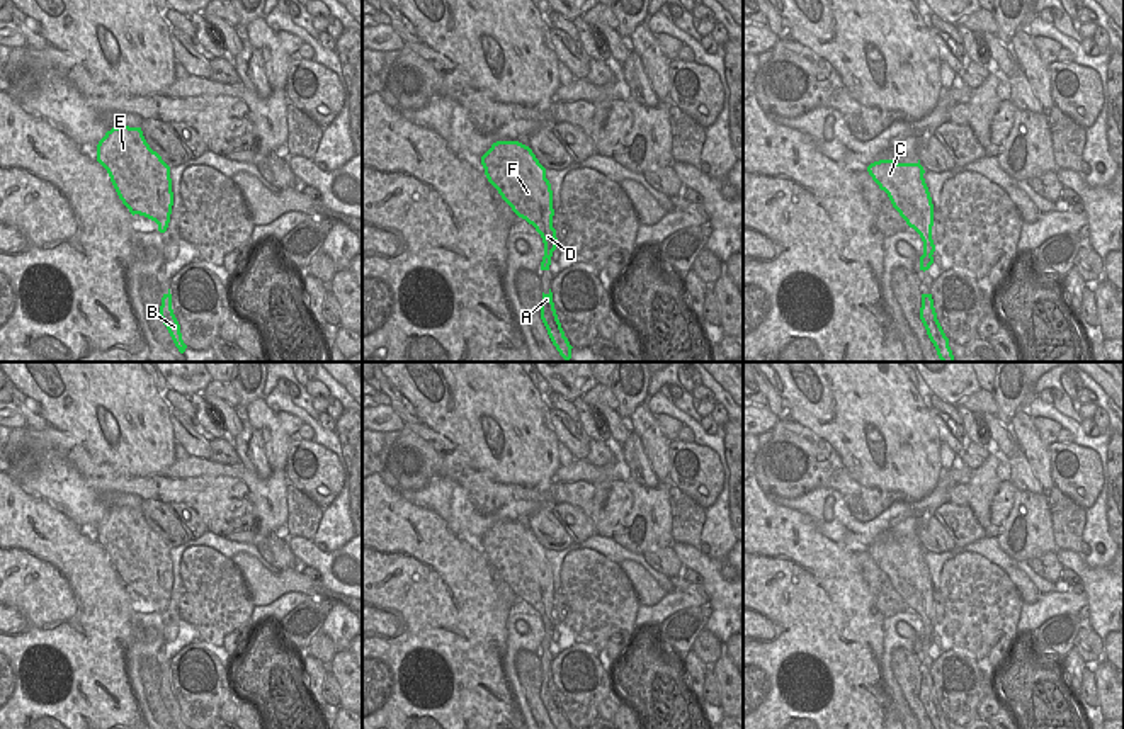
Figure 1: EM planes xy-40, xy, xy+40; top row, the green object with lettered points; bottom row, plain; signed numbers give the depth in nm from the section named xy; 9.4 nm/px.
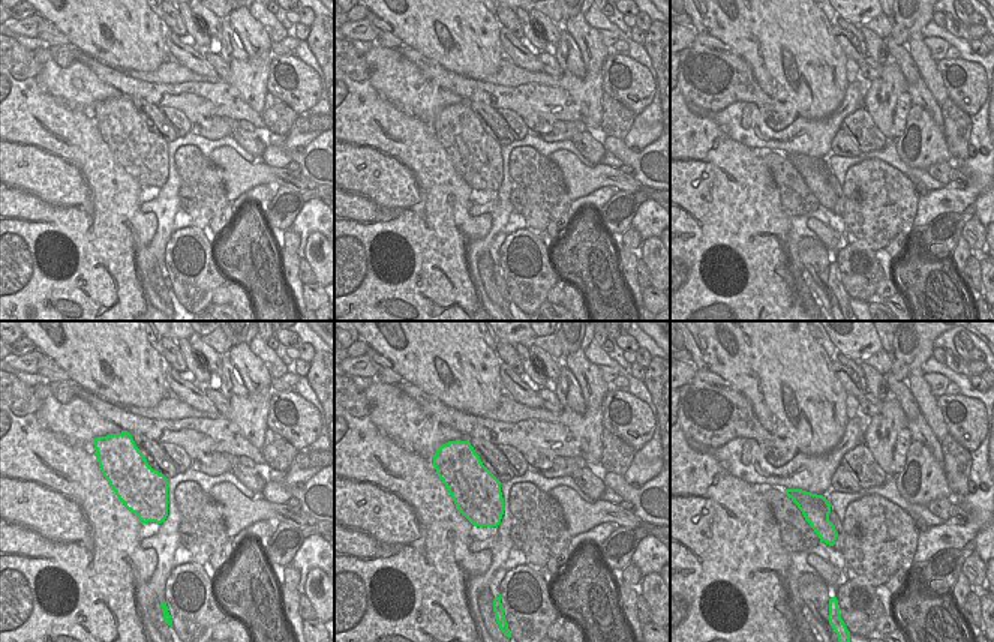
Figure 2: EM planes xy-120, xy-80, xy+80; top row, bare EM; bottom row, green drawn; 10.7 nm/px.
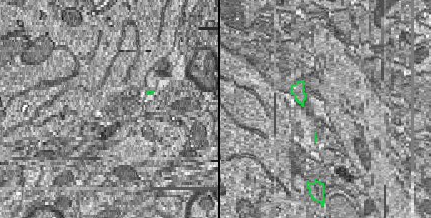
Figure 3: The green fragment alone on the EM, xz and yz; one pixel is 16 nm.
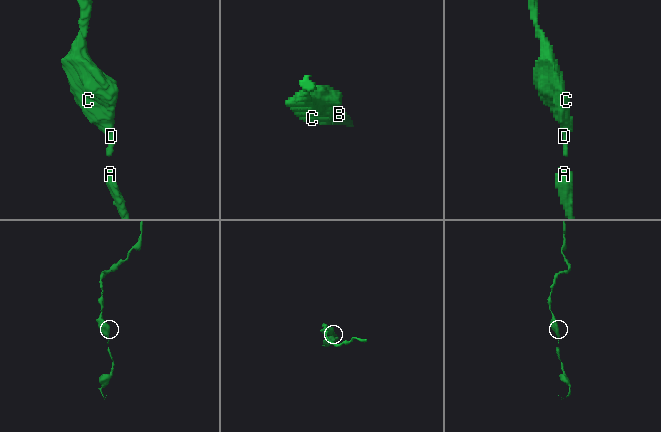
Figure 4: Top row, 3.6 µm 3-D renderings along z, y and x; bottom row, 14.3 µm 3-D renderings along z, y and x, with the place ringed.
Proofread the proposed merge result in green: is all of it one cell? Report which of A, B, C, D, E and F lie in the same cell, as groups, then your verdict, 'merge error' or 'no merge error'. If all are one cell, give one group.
A B C D E F | no merge error

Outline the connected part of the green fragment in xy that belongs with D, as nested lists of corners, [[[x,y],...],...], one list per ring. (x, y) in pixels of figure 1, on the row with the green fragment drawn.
[[[497,141],[481,156],[488,182],[512,211],[536,228],[544,243],[541,270],[549,270],[558,238],[553,228],[553,190],[546,168],[519,141]]]

